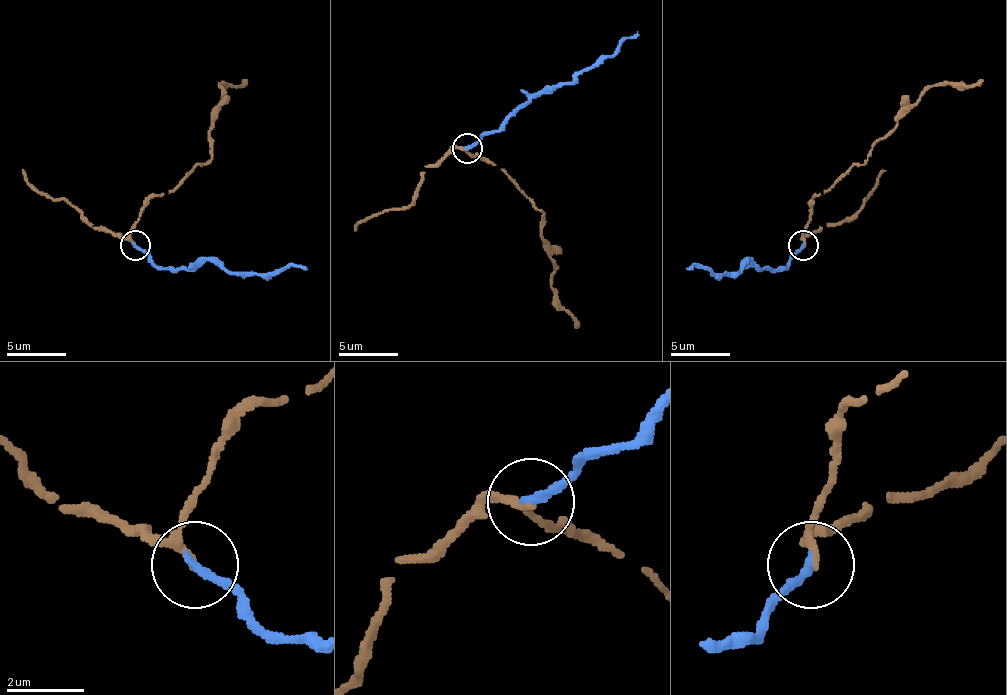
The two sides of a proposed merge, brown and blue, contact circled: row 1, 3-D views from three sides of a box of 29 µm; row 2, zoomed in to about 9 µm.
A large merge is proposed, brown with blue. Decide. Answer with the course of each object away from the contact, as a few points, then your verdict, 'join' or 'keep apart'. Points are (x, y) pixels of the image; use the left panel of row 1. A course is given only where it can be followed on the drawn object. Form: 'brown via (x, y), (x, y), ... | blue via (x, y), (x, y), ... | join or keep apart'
brown via (135, 245), (129, 230), (147, 203), (204, 164), (219, 86), (246, 80) | blue via (135, 245), (156, 265), (165, 268), (195, 268), (207, 259), (231, 271), (261, 274), (291, 265), (306, 268) | join

